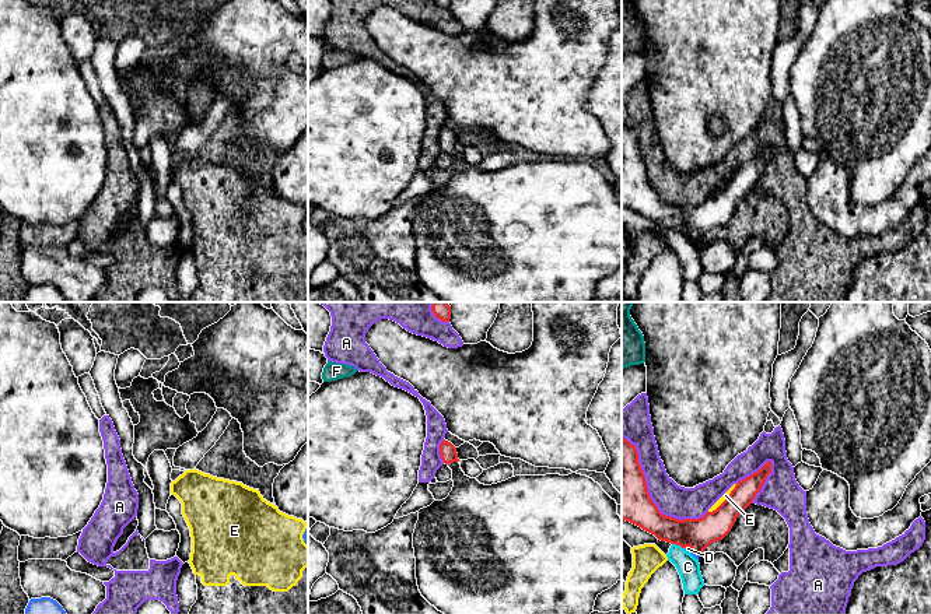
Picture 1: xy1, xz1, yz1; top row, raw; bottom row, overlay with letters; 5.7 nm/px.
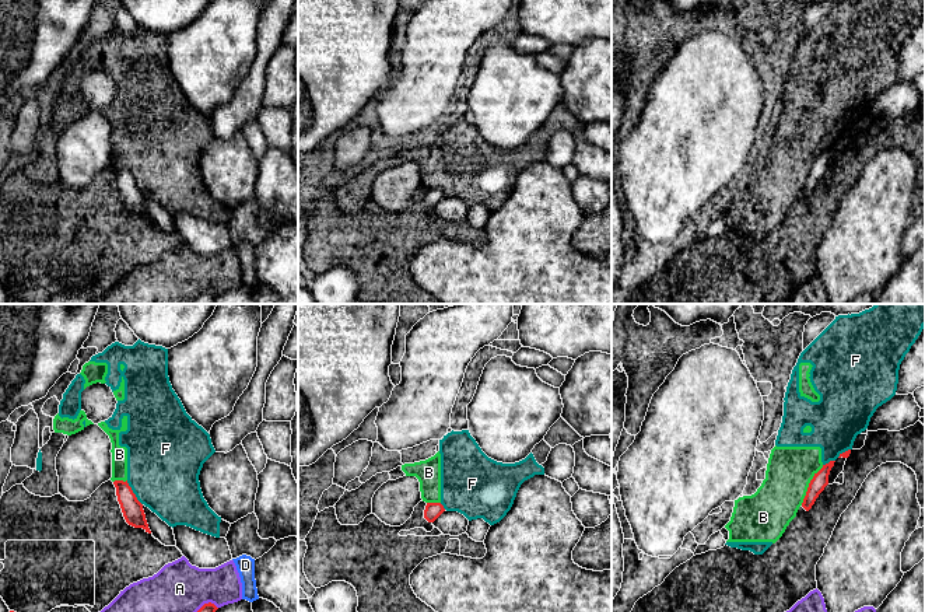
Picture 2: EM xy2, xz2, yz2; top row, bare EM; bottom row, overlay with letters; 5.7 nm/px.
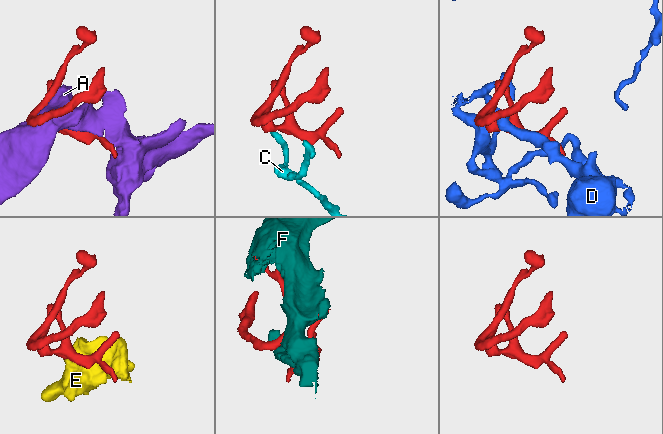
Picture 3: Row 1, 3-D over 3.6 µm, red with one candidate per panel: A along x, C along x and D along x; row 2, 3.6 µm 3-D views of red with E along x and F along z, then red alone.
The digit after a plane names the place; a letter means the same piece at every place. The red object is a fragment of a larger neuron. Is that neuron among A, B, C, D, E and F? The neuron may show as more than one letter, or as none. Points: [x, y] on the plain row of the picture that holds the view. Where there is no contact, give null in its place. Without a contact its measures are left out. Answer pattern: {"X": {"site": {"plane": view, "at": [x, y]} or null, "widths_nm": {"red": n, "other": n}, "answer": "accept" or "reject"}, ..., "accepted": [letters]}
{"A": {"site": {"plane": "yz1", "at": [648, 183]}, "widths_nm": {"red": 300, "other": 190}, "answer": "reject"}, "B": {"site": {"plane": "yz2", "at": [809, 171]}, "widths_nm": {"red": 90, "other": 260}, "answer": "reject"}, "C": {"site": {"plane": "yz1", "at": [678, 231]}, "widths_nm": {"red": 180, "other": 130}, "answer": "reject"}, "D": {"site": {"plane": "yz1", "at": [692, 237]}, "widths_nm": {"red": 180, "other": 30}, "answer": "reject"}, "E": {"site": {"plane": "yz1", "at": [725, 186]}, "widths_nm": {"red": 180, "other": 40}, "answer": "reject"}, "F": {"site": {"plane": "xy2", "at": [133, 179]}, "widths_nm": {"red": 120, "other": 420}, "answer": "reject"}, "accepted": []}

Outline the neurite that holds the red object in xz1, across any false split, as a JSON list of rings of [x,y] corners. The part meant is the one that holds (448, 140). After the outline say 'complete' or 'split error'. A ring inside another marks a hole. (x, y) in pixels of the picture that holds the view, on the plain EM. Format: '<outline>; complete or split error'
[[[445,126],[441,129],[440,141],[452,157],[454,173],[445,186],[434,187],[430,193],[419,197],[413,235],[416,266],[421,283],[445,302],[589,302],[594,299],[596,284],[622,266],[622,204],[617,201],[616,187],[592,165],[577,159],[515,162],[497,171],[484,172],[462,158],[456,134],[451,129]]]; split error

